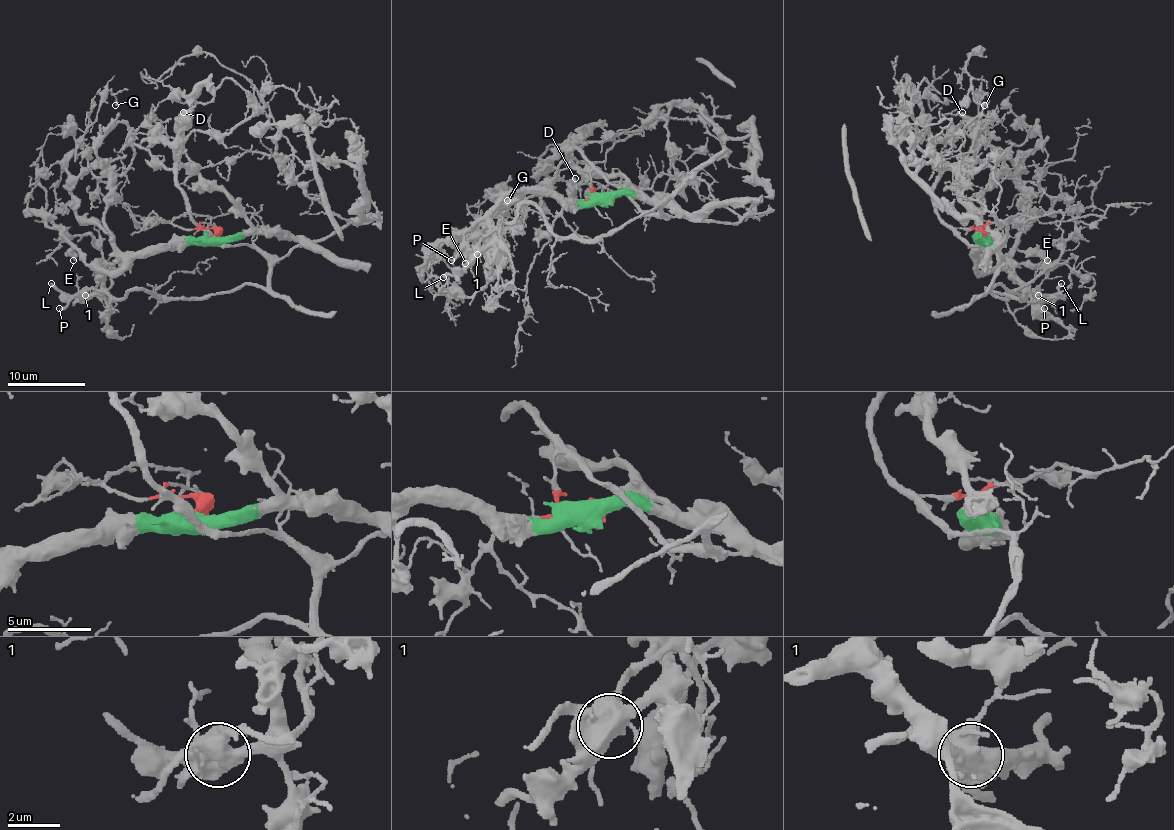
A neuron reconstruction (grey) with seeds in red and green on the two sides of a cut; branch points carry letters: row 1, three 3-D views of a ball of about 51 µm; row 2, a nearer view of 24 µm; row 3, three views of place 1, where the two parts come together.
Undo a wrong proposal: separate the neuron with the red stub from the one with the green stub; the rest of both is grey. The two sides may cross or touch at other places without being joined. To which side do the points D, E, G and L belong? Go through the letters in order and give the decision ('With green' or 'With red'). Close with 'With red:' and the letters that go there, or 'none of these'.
D: With green
E: With green
G: With red
L: With green
With red: G

